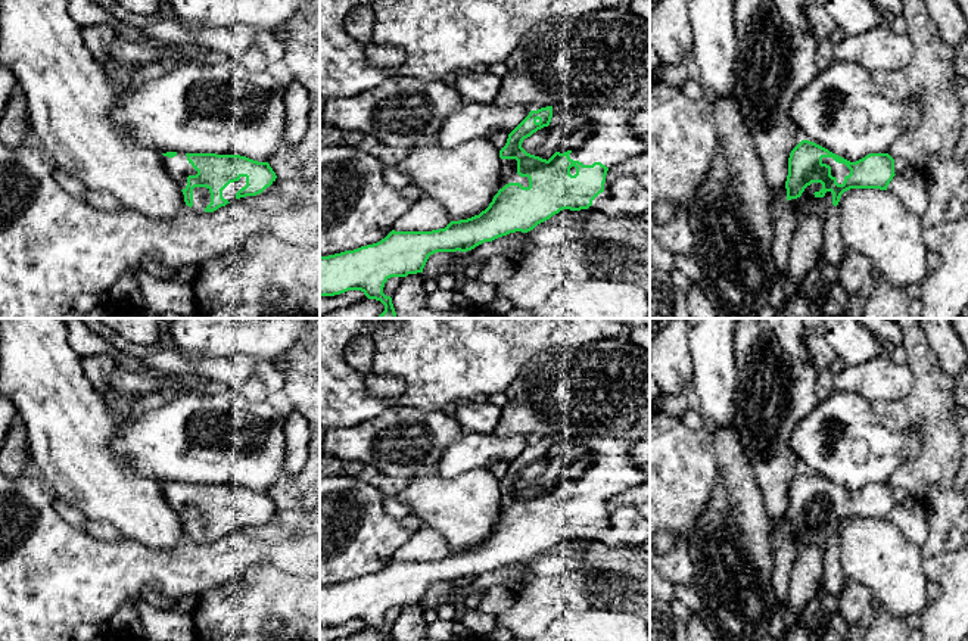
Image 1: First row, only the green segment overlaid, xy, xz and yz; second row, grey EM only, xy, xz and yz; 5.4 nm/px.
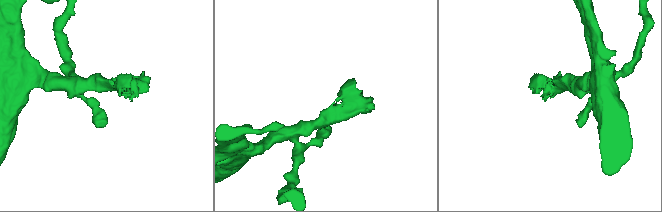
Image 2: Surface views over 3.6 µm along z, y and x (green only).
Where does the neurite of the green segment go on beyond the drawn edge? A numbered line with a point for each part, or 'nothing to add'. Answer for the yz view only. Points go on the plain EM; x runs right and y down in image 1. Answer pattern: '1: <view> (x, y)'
1: yz (806, 535)

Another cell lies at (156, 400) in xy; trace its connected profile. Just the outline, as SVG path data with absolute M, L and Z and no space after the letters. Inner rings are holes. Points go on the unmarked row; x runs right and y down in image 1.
M169 389L152 393L143 399L143 408L144 410L153 410L164 407L169 402L172 402L175 398L178 398L184 390L181 389Z

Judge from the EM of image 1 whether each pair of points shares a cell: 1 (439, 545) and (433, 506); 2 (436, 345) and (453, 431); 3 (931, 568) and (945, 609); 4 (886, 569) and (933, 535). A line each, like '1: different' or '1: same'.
1: different
2: different
3: same
4: different

